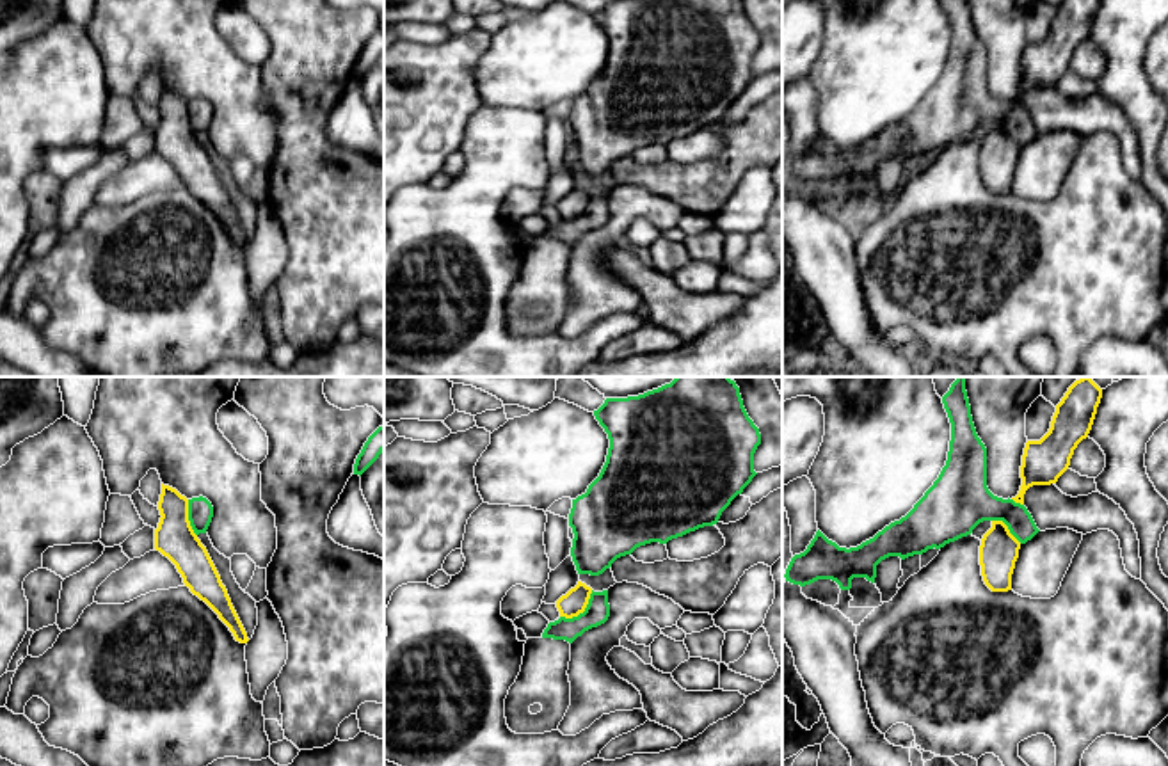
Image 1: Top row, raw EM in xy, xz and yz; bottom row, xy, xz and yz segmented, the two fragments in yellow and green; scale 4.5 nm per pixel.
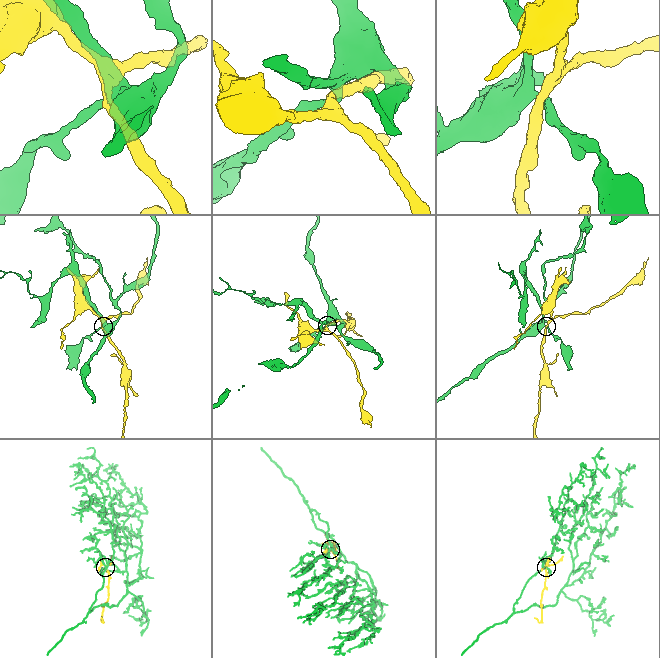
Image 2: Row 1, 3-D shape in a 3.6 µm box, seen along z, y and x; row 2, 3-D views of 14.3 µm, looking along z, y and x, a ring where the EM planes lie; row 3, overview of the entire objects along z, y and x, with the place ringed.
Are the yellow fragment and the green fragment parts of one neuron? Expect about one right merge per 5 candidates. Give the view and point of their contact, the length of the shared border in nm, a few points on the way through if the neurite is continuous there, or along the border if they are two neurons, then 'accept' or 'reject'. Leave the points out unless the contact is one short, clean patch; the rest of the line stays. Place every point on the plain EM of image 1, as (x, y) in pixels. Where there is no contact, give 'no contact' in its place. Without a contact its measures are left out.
xz (582, 214) | 200 nm | along xz (592, 192), (582, 214), (560, 219) | reject

